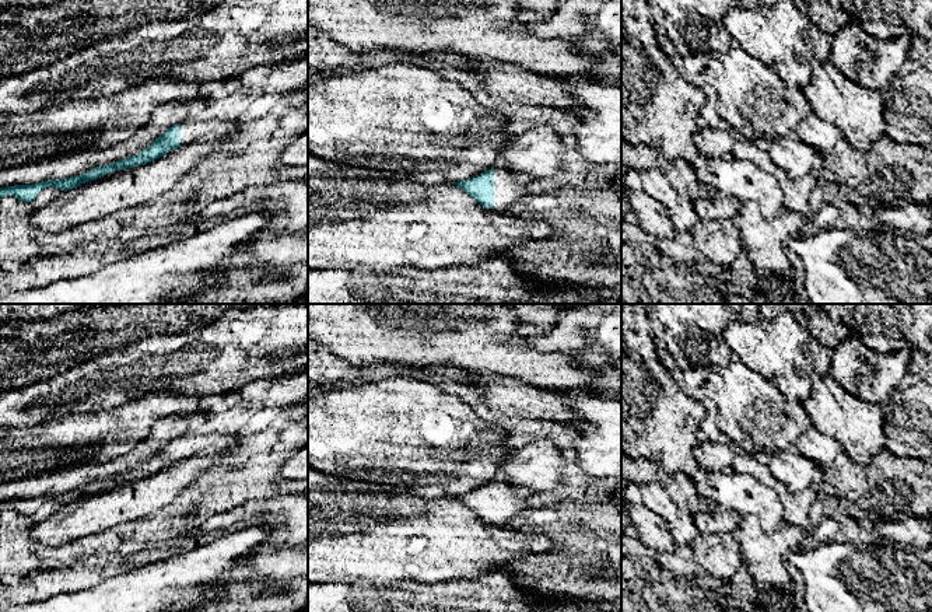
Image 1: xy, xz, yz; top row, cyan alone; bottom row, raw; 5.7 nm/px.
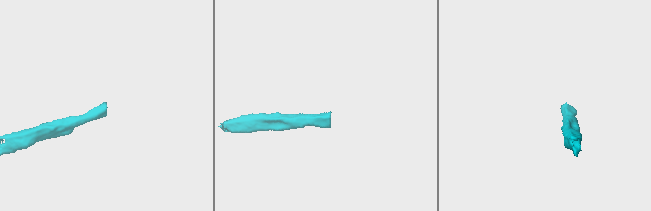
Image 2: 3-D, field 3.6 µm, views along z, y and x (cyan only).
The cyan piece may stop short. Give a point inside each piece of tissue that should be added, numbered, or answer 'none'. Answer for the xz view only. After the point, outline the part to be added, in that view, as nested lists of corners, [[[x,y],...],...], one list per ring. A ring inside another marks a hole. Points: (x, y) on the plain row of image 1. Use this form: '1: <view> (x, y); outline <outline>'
1: xz (510, 500); outline [[[494,480],[494,525],[505,525],[512,518],[526,511],[530,492],[526,487],[512,486],[502,480]]]

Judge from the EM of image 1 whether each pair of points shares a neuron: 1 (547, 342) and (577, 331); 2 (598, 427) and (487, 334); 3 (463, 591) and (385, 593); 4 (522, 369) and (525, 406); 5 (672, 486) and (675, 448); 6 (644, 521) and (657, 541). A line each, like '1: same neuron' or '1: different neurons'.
1: same neuron
2: different neurons
3: same neuron
4: different neurons
5: different neurons
6: same neuron

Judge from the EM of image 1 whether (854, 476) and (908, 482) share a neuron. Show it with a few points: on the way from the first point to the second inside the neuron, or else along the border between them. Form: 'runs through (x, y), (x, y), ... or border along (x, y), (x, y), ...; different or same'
runs through (868, 482), (894, 482); same

